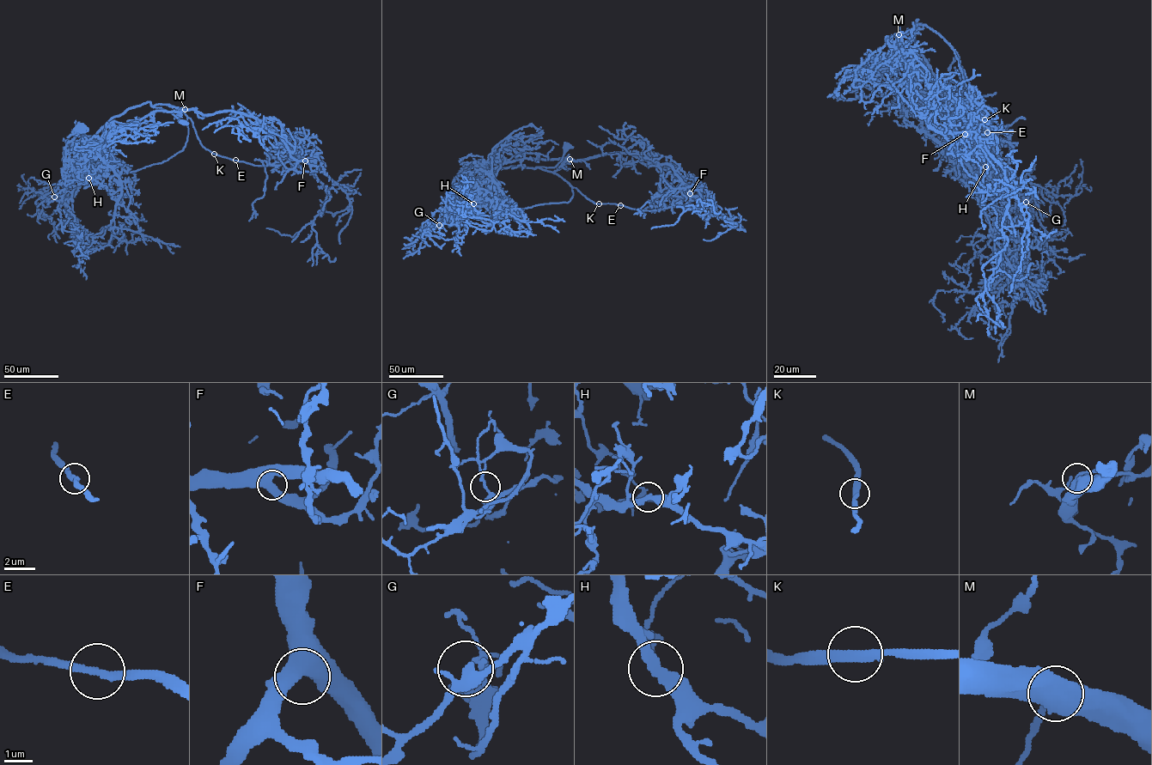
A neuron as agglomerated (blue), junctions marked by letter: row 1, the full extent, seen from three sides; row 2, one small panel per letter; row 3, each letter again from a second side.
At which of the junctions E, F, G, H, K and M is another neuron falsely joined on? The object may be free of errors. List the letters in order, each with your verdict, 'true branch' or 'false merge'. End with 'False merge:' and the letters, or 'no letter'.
E: true branch
F: true branch
G: false merge
H: true branch
K: true branch
M: true branch
False merge: G

